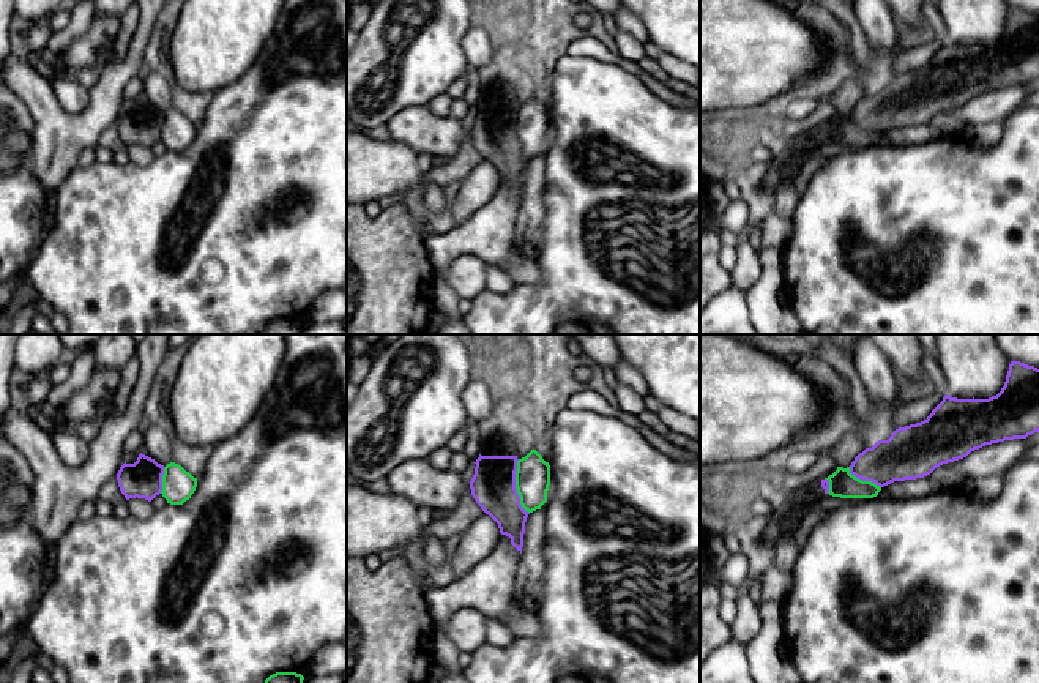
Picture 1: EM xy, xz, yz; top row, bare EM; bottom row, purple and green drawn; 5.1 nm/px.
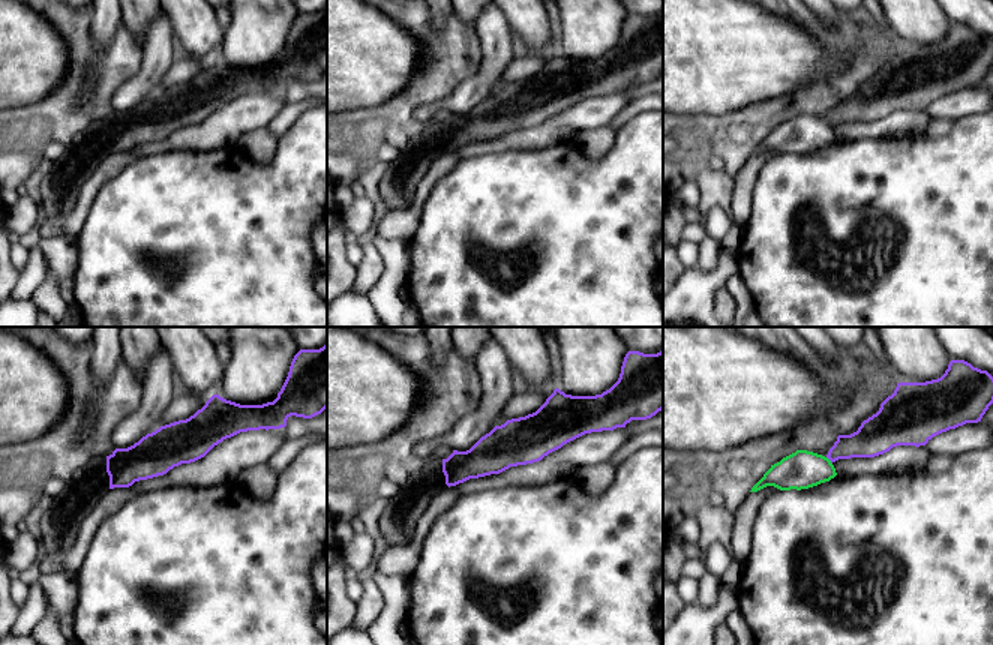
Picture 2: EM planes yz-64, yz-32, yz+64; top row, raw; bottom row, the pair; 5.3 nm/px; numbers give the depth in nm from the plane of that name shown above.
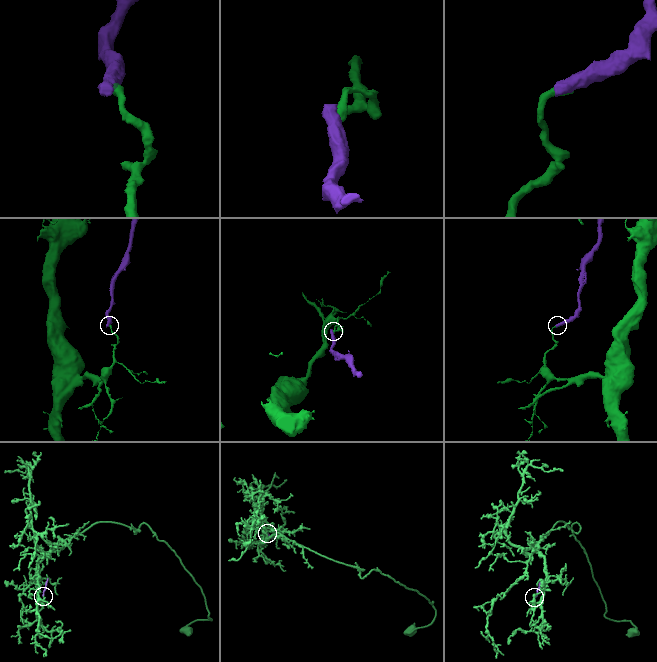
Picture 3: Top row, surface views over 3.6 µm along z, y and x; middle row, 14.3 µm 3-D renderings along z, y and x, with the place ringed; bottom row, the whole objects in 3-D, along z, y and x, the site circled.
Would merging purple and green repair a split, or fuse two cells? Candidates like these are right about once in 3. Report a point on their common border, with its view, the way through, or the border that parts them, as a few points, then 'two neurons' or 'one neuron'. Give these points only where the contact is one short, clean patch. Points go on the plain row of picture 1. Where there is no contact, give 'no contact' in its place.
contact xz (514, 133); border xz (517, 106), (516, 139), (519, 150), (528, 160); two neurons

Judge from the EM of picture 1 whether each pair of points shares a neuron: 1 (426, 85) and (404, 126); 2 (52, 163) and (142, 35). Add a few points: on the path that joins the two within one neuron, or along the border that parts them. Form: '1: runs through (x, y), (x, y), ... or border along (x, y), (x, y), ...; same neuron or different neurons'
1: border along (426, 104), (404, 108), (385, 125); different neurons
2: runs through (81, 131), (104, 108), (111, 82), (126, 67); same neuron

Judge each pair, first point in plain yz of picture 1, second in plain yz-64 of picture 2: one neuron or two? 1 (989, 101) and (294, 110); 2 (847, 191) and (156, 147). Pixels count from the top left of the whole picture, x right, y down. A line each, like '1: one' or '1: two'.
1: two
2: two

